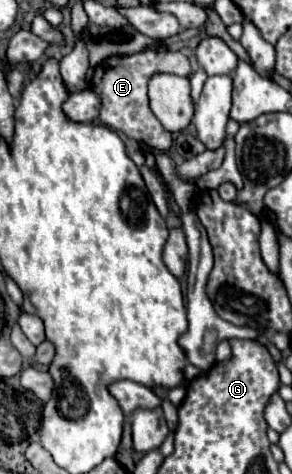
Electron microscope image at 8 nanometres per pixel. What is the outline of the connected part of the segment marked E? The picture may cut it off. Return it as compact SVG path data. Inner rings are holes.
M144 49L142 53L134 53L126 57L110 57L94 69L90 89L102 101L100 115L98 115L102 125L114 131L120 131L130 139L146 143L152 149L168 151L172 145L172 135L160 125L160 121L150 111L148 95L146 95L146 83L152 77L152 73L158 73L158 71L188 77L190 61L182 51L154 51L154 49Z

